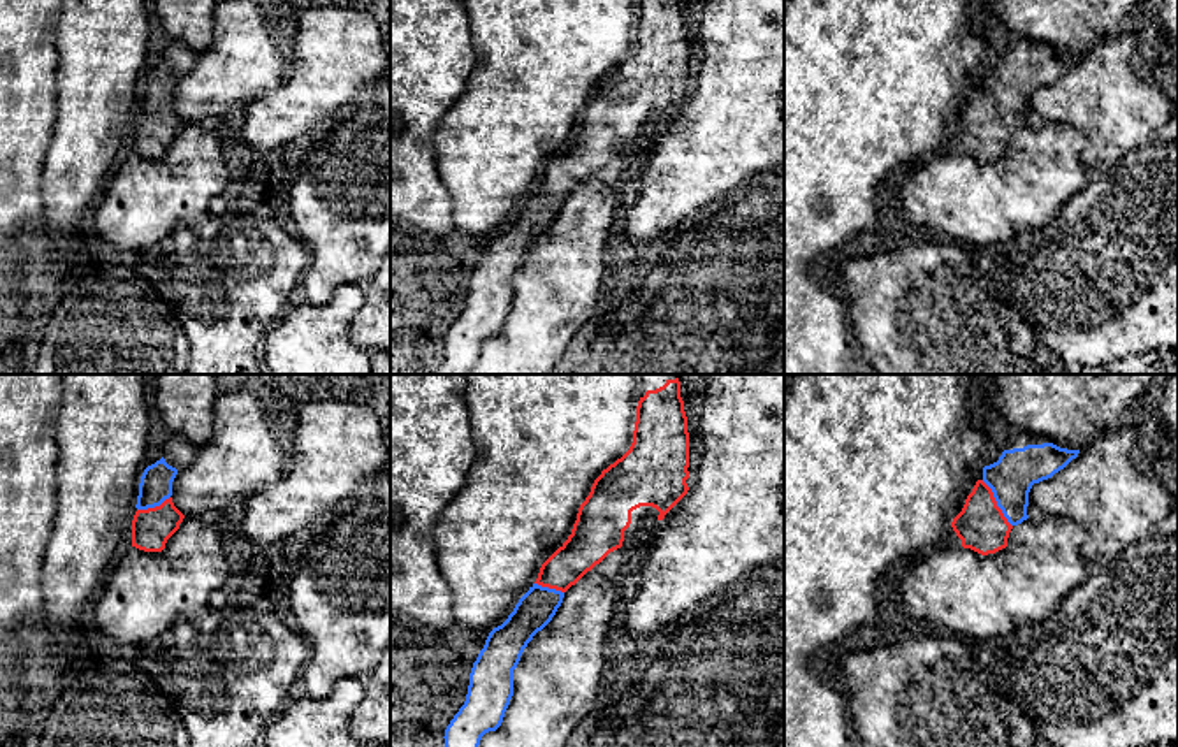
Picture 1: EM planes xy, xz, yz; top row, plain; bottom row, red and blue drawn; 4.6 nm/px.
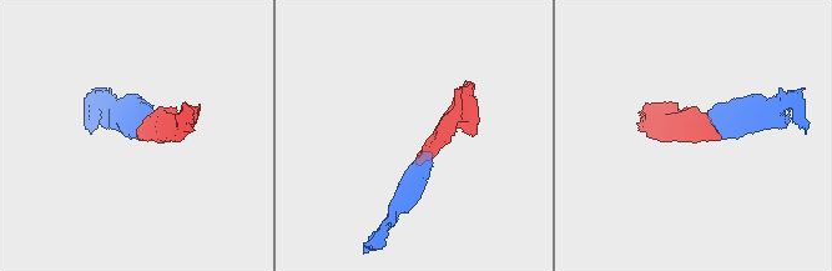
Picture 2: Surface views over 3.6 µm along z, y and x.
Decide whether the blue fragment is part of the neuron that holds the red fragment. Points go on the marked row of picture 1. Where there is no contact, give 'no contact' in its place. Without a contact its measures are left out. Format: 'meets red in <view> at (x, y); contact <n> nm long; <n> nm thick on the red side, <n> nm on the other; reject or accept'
meets red in yz at (996, 503); contact 260 nm long; 220 nm thick on the red side, 200 nm on the other; accept

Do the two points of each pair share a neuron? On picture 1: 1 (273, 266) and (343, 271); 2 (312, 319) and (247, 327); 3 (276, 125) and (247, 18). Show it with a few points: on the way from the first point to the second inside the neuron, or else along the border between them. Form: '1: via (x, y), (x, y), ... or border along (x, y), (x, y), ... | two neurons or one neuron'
1: border along (290, 229), (308, 255), (308, 268), (301, 282) | two neurons
2: border along (287, 310), (266, 334), (261, 355) | two neurons
3: border along (276, 85), (255, 95), (236, 115) | two neurons

